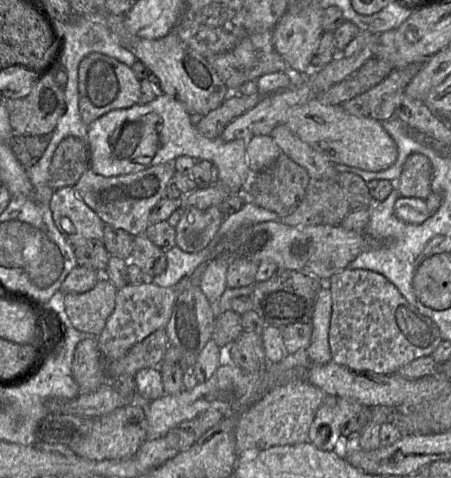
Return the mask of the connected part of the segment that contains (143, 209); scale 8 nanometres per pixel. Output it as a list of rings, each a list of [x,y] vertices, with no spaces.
[[[166,162],[142,171],[118,176],[102,176],[88,168],[73,187],[79,198],[103,222],[123,229],[132,236],[137,236],[143,234],[149,226],[150,212],[165,197],[165,189],[175,172],[174,162]]]

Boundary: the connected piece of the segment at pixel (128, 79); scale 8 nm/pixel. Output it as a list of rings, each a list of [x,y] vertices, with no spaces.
[[[91,53],[85,56],[78,67],[79,112],[82,121],[89,126],[104,114],[129,108],[140,104],[141,83],[132,68],[101,53]]]

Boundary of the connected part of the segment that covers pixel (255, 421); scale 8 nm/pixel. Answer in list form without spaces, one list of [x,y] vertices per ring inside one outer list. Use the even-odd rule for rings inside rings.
[[[292,381],[276,387],[240,413],[236,427],[237,457],[273,446],[296,445],[308,440],[309,429],[326,394],[308,381]]]

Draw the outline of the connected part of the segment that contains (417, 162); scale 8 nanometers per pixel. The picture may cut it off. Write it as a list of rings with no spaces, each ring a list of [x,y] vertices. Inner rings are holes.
[[[419,153],[411,154],[405,161],[400,178],[393,180],[393,188],[398,188],[402,198],[426,200],[432,193],[433,169],[430,160]]]

